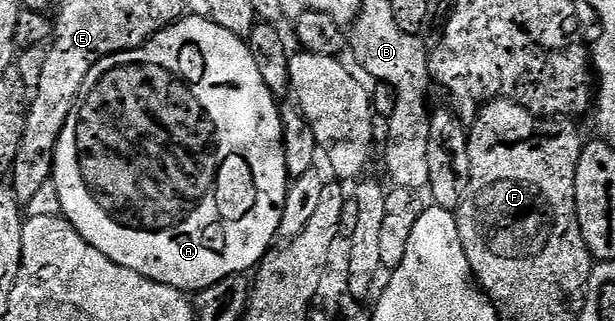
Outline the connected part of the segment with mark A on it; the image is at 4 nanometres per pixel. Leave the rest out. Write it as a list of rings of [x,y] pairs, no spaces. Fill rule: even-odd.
[[[191,16],[183,17],[181,20],[175,22],[173,26],[166,27],[165,30],[160,31],[159,34],[154,35],[150,41],[144,43],[142,46],[138,46],[135,50],[125,50],[119,54],[104,56],[92,68],[92,72],[88,72],[88,76],[82,81],[82,87],[78,93],[76,104],[64,124],[64,132],[60,132],[60,140],[54,149],[54,177],[52,179],[58,194],[61,196],[62,214],[66,221],[72,223],[76,230],[80,232],[94,248],[100,252],[104,252],[104,256],[108,256],[116,264],[140,272],[140,276],[150,278],[152,281],[159,282],[160,284],[174,286],[177,290],[183,292],[197,292],[208,288],[212,284],[216,284],[216,280],[224,280],[224,276],[246,274],[247,272],[253,271],[258,263],[261,262],[262,257],[266,255],[266,251],[275,245],[276,239],[279,237],[278,229],[280,228],[282,209],[284,208],[288,187],[288,175],[285,166],[285,144],[283,142],[284,115],[282,116],[281,112],[278,111],[279,99],[268,88],[264,76],[260,76],[260,68],[252,56],[249,45],[247,45],[241,37],[234,35],[226,28],[222,28],[220,24],[211,21],[209,17],[190,17]]]

